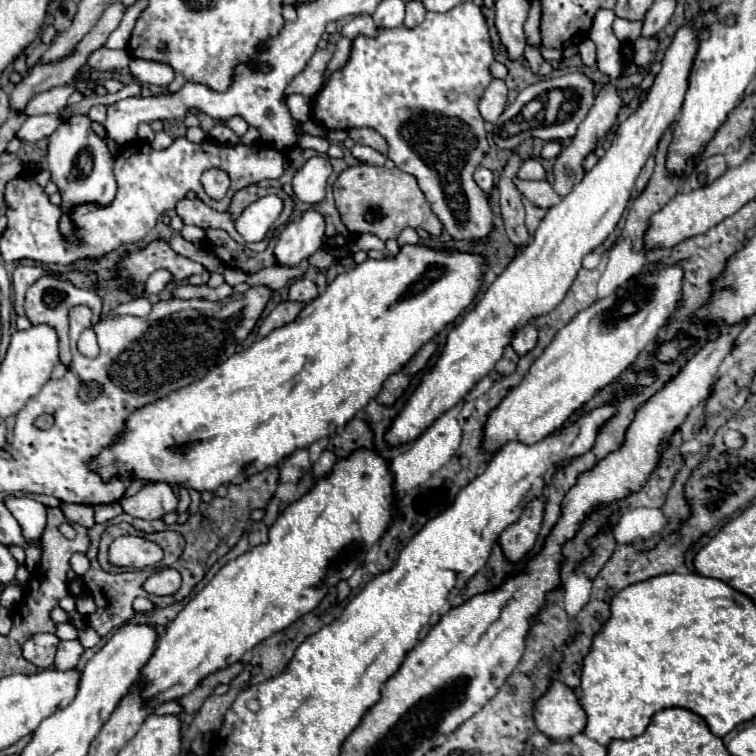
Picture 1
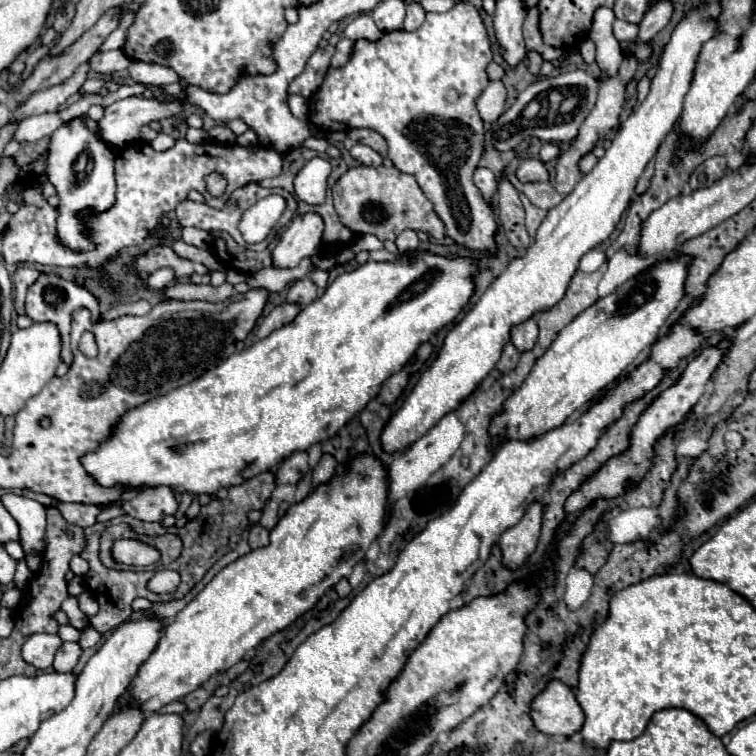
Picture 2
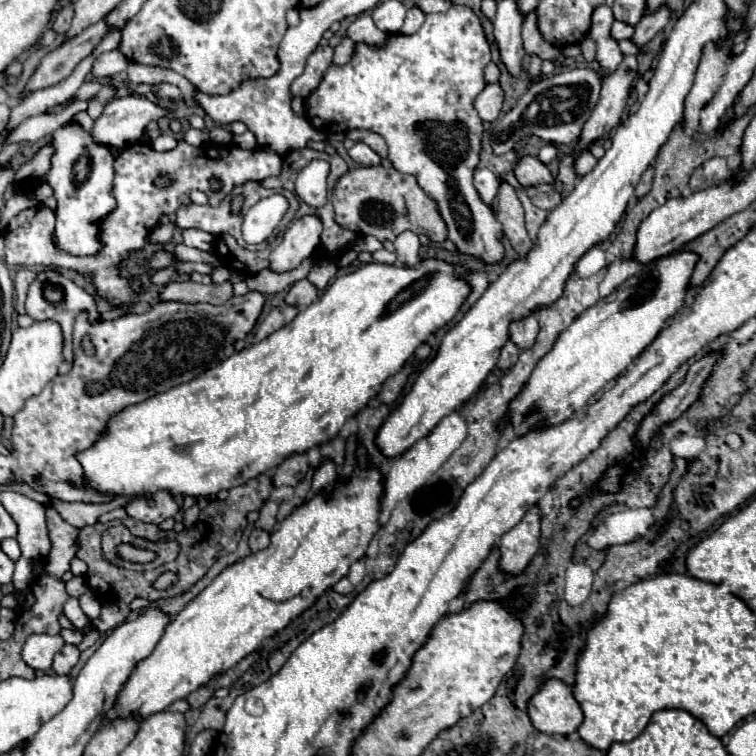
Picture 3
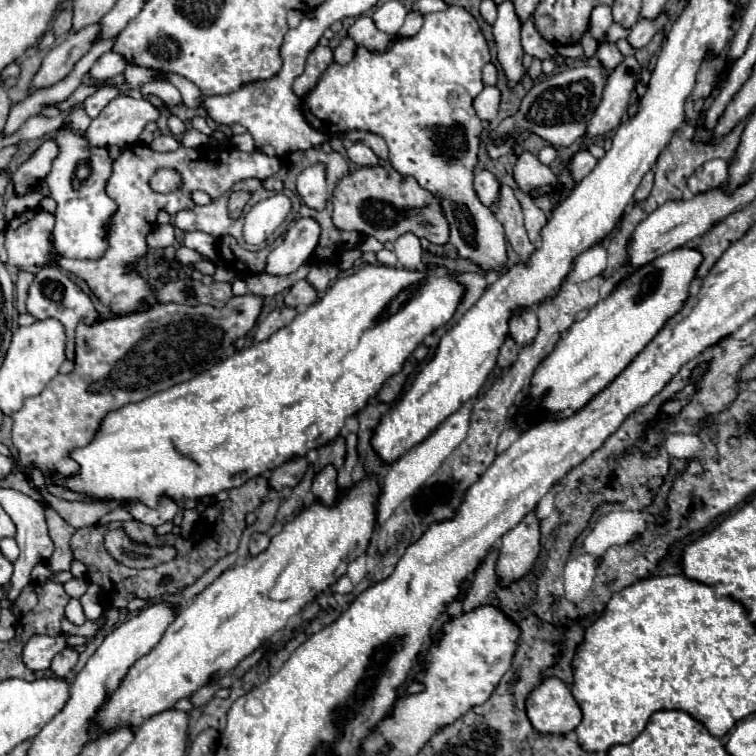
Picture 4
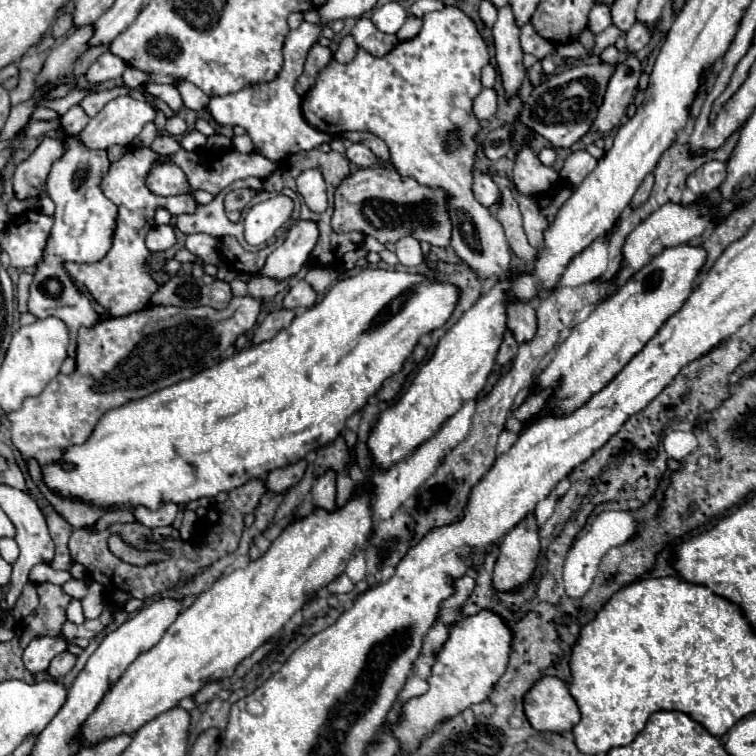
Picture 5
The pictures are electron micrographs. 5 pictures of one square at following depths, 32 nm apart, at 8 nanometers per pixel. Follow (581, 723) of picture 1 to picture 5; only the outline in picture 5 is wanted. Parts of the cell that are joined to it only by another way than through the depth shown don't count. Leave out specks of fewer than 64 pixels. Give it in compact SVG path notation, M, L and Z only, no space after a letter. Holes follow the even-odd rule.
M540 678L524 696L524 714L536 730L566 732L580 720L580 710L568 686L556 678Z

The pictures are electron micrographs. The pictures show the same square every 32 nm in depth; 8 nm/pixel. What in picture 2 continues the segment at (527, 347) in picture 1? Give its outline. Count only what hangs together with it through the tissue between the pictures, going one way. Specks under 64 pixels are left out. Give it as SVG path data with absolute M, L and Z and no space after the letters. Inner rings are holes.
M528 318L526 322L512 326L510 340L520 352L530 350L536 344L536 338L538 338L538 324L534 318Z

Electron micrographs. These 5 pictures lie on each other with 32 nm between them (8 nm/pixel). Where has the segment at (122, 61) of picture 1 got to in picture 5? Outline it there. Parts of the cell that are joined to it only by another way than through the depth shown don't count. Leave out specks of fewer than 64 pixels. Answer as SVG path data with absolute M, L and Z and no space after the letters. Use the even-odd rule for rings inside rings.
M107 51L90 66L85 73L85 77L90 84L100 85L112 80L112 78L122 76L124 70L126 70L126 64L118 56L114 56L110 51Z

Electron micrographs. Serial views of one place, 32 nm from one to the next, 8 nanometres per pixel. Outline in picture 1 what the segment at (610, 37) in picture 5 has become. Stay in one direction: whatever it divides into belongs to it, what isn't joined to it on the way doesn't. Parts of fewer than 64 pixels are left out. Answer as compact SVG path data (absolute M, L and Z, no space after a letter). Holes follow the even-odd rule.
M622 18L614 20L614 34L620 42L636 42L640 38L640 30L642 30L642 22L630 22Z

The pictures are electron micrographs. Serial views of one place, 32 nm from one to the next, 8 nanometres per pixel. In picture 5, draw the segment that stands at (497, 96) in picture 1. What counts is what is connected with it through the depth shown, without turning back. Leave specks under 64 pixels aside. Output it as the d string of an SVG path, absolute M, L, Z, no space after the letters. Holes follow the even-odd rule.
M484 88L474 100L474 116L478 120L488 120L496 114L496 92L492 88Z

